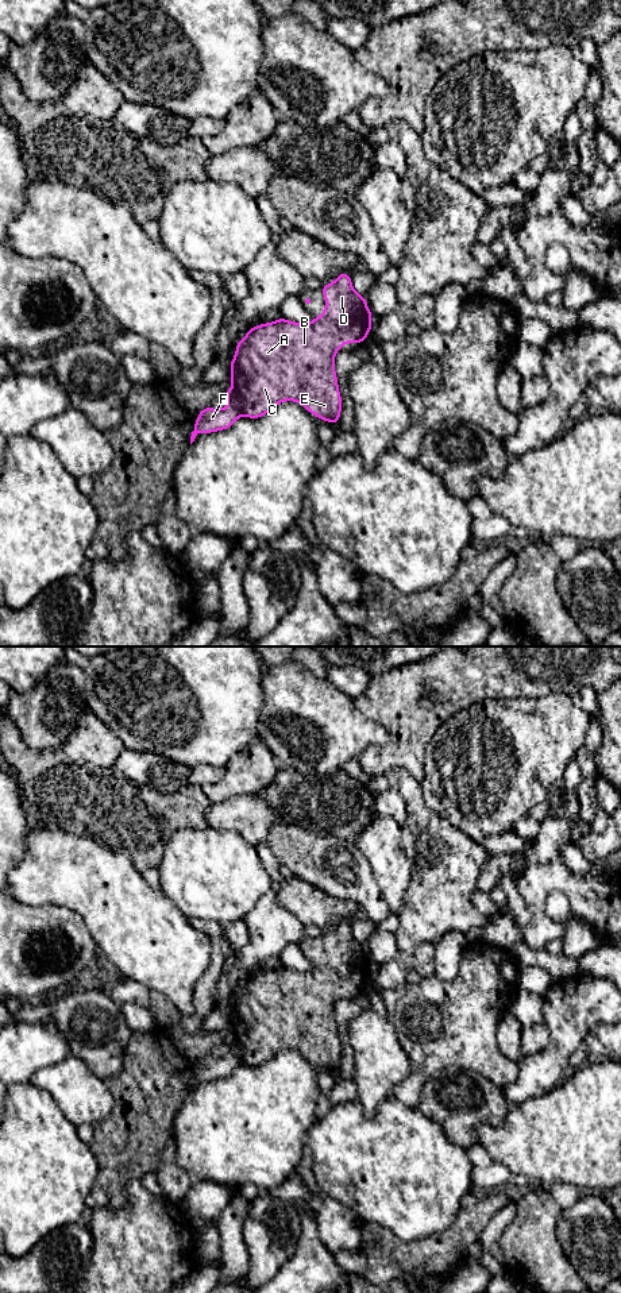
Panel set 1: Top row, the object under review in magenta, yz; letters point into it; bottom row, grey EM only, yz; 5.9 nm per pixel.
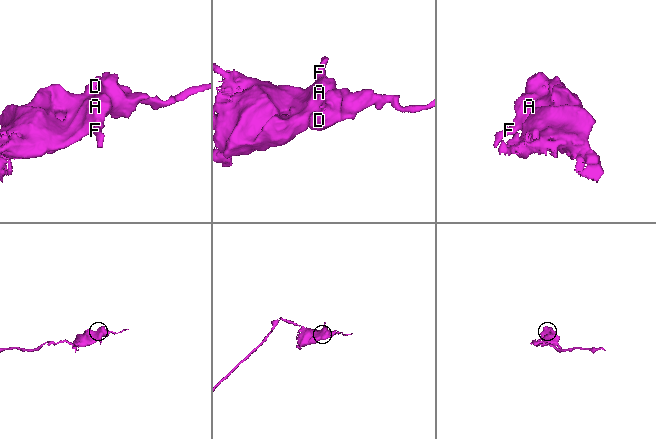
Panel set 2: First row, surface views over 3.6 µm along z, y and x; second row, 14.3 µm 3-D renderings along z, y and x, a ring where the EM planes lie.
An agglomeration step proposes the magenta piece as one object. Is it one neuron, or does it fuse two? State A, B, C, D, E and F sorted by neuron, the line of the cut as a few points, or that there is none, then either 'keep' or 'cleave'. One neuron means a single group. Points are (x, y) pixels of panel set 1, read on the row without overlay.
groups A B C D E / F; cut yz (232, 1034), (239, 1045), (242, 1061); cleave

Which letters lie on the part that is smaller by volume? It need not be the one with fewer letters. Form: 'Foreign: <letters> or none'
Foreign: F

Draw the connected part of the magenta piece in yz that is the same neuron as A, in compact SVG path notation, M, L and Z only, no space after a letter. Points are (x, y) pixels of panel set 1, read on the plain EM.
M340 920L335 930L324 933L321 939L325 945L325 958L315 965L312 970L297 972L285 966L261 972L250 976L246 985L236 992L236 1001L231 1010L231 1028L242 1049L242 1062L250 1066L259 1066L274 1057L282 1049L297 1049L317 1066L338 1072L342 1058L342 1045L338 1035L338 1026L333 1006L346 991L362 991L371 977L371 960L366 945L359 943L352 933L351 923Z

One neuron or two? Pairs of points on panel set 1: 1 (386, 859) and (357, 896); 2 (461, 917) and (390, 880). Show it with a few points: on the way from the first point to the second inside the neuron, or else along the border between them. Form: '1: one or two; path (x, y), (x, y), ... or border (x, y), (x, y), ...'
1: two; border (367, 861), (373, 877), (388, 903)
2: two; border (412, 861), (404, 906), (397, 914)

